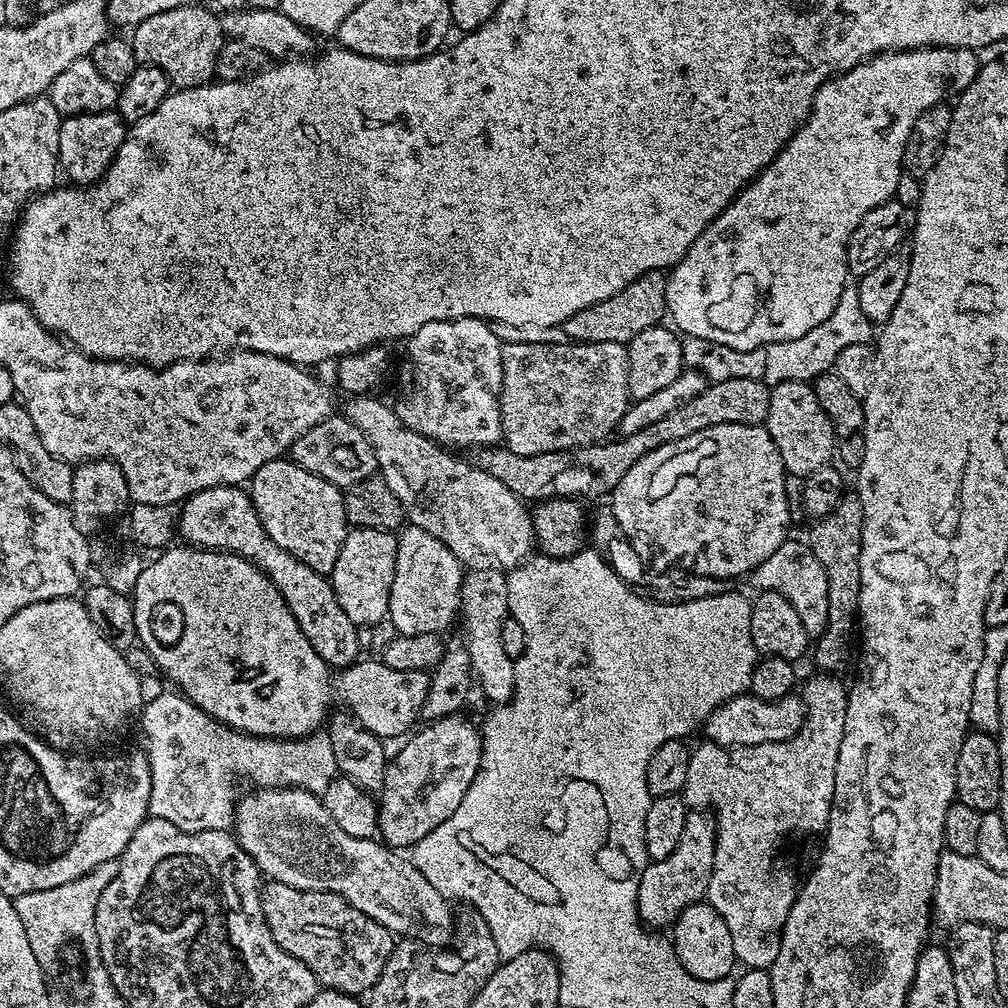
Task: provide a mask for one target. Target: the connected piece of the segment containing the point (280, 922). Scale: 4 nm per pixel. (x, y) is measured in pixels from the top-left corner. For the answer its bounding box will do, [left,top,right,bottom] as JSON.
[260,882,393,997]

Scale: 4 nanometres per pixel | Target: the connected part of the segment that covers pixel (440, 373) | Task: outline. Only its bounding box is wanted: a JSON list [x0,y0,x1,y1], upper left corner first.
[394,317,502,450]

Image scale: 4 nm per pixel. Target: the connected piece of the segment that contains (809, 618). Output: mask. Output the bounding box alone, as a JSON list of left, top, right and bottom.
[750,539,830,638]

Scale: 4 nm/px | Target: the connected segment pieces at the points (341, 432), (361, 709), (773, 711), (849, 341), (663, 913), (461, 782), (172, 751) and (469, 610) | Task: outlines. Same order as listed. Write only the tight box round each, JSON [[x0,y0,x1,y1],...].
[[290,414,377,490],[336,658,430,738],[702,694,804,748],[762,286,874,386],[638,810,715,929],[378,714,484,849],[142,691,337,833],[459,571,514,705]]

